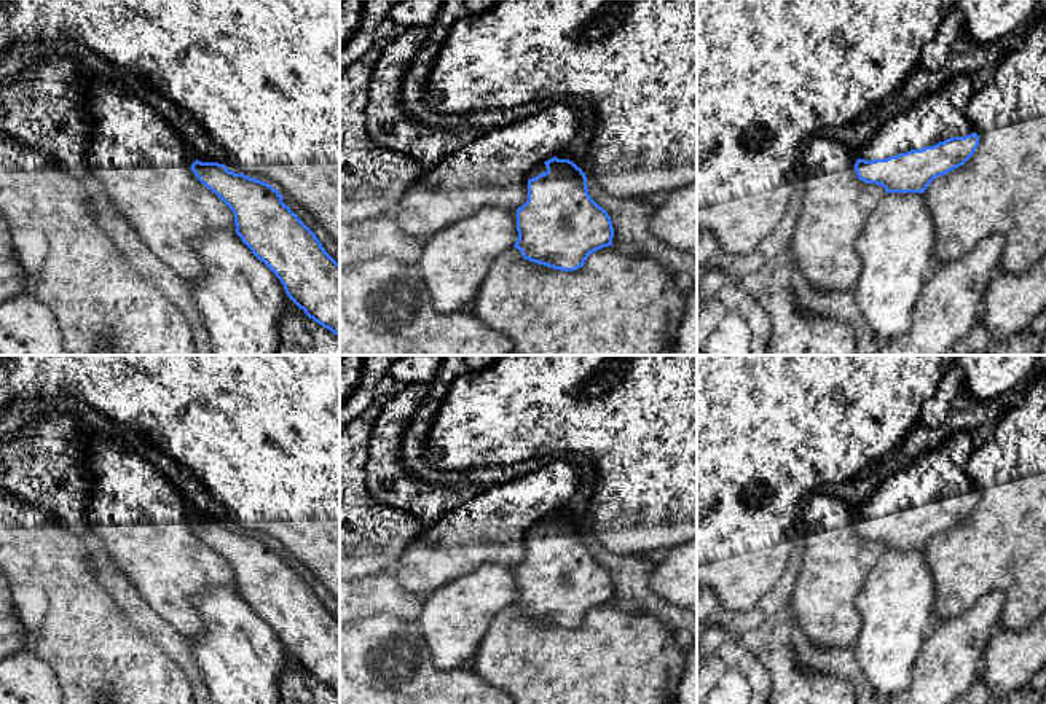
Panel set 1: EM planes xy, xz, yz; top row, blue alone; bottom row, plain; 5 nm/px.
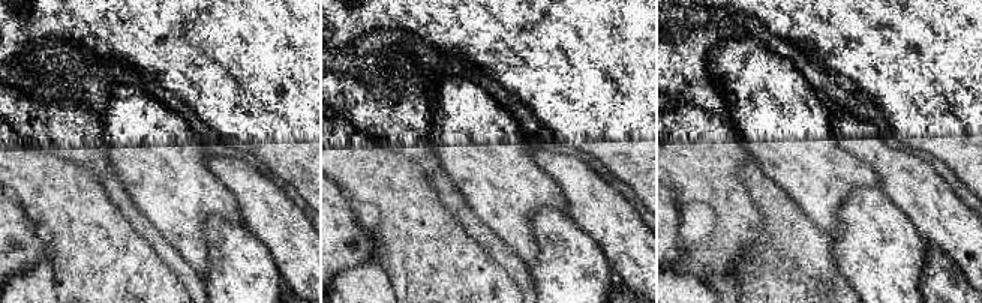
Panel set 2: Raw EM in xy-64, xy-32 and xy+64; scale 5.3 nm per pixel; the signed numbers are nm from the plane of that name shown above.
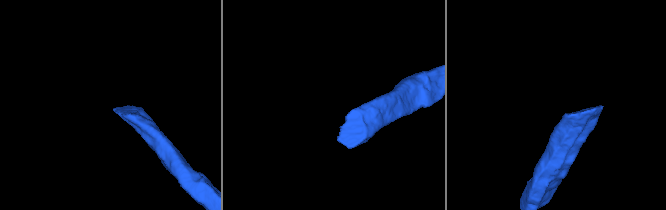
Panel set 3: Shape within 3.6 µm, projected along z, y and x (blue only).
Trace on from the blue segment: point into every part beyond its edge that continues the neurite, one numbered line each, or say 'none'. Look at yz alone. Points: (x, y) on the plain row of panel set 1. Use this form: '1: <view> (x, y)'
1: yz (933, 475)

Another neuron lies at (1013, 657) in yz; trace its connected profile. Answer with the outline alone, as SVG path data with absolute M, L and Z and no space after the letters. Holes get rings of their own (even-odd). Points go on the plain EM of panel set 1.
M1046 612L1024 629L998 628L984 651L981 680L989 693L1008 698L1046 664Z

